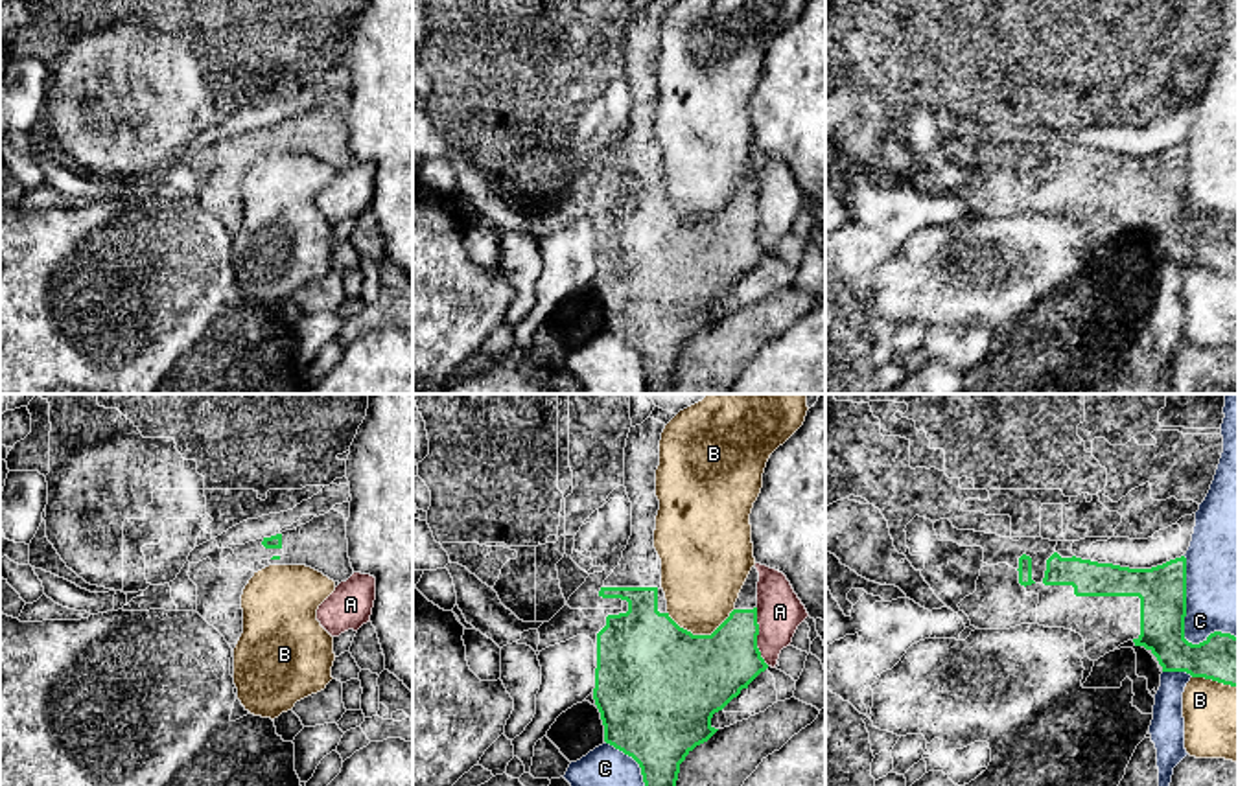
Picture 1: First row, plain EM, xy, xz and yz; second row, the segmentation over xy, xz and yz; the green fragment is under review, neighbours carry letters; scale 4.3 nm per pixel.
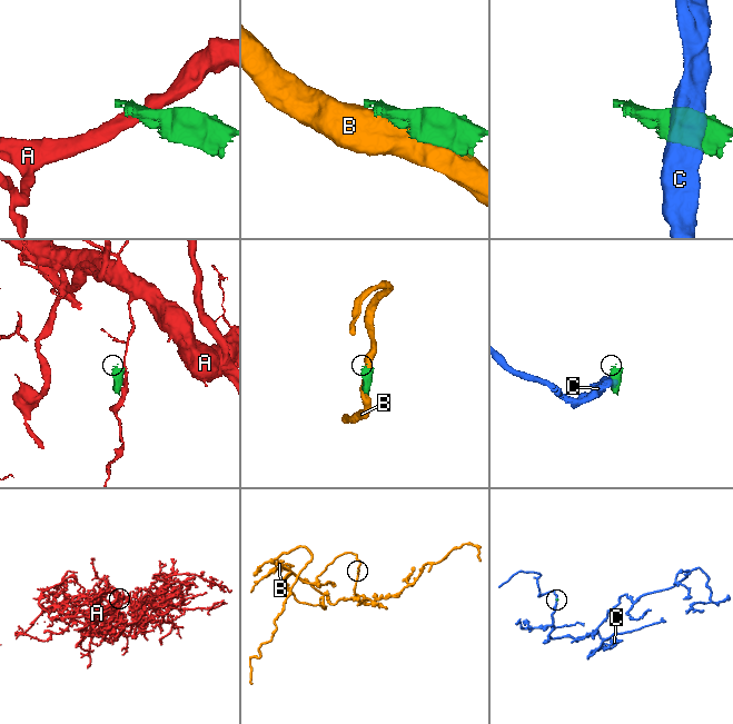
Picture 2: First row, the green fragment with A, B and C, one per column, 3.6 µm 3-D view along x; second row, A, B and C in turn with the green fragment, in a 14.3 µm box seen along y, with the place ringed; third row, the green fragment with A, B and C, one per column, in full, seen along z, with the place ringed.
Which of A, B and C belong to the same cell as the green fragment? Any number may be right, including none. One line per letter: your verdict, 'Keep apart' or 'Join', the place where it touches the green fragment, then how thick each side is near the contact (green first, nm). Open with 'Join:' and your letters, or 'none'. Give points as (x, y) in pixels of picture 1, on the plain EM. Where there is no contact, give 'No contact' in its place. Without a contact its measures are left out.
Join: none
A: Keep apart. Touches green at xz (756, 225). Thickness 320 nm (green) against 200 nm
B: Keep apart. Touches green at xz (700, 223). Thickness 480 nm (green) against 340 nm
C: Keep apart. Touches green at yz (1183, 210). Thickness 220 nm (green) against 380 nm

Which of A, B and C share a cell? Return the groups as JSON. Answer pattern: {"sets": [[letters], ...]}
{"sets": [["A"], ["B"], ["C"]]}

